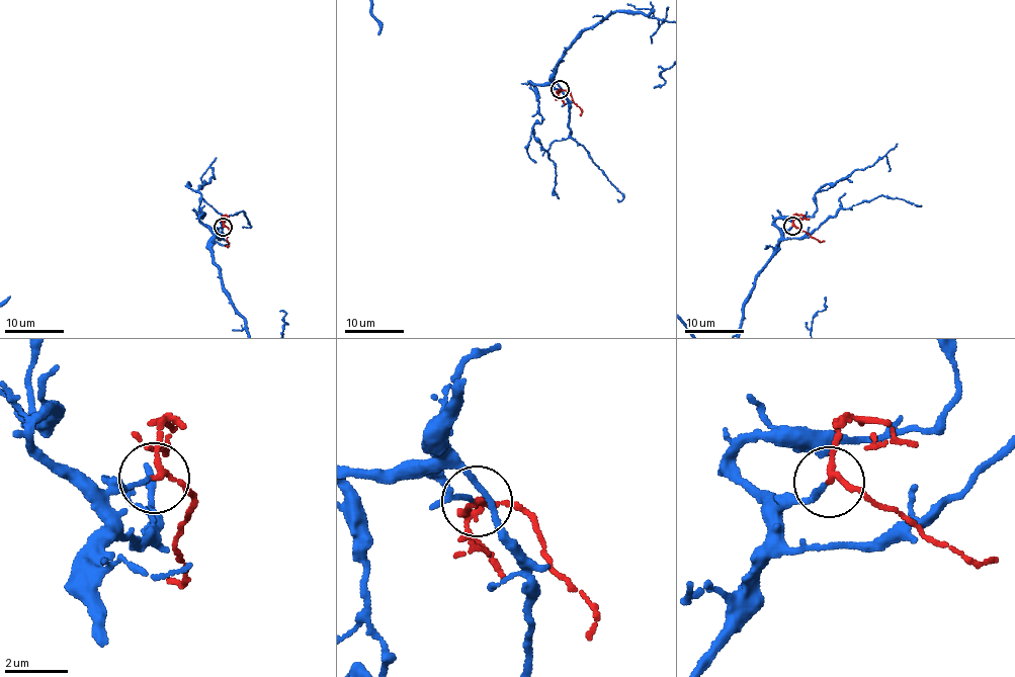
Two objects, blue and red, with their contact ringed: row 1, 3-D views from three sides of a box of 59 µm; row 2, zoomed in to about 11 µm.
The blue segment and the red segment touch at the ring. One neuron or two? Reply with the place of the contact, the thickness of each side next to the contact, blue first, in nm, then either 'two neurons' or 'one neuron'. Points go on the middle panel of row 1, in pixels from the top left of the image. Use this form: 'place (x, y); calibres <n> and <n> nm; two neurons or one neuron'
place (560, 89); calibres 110 and 160 nm; one neuron

